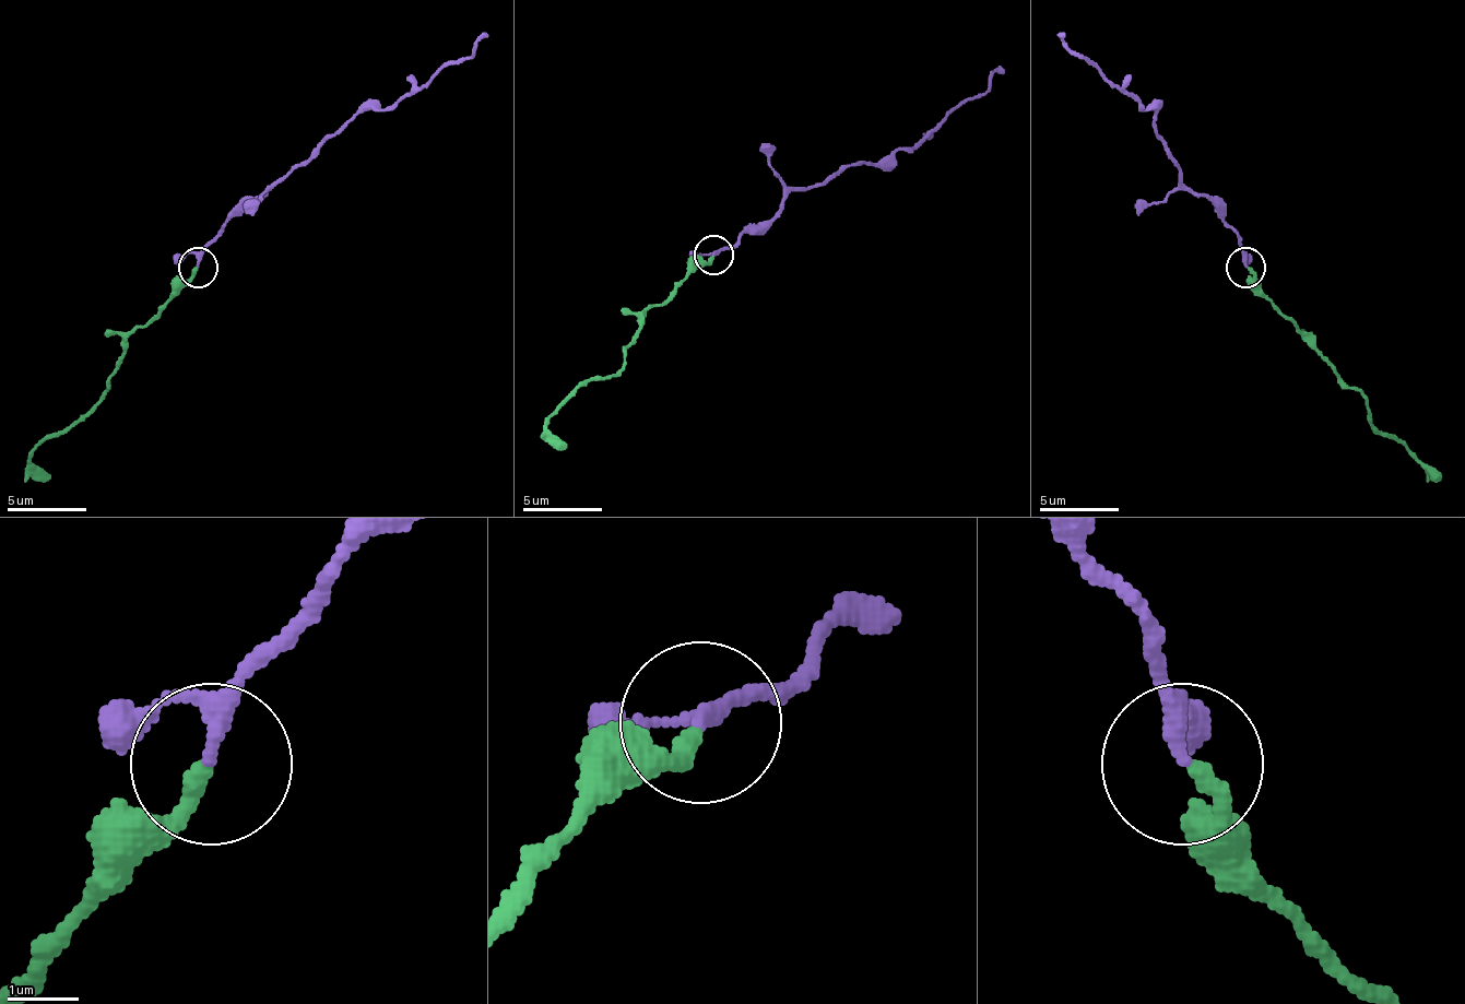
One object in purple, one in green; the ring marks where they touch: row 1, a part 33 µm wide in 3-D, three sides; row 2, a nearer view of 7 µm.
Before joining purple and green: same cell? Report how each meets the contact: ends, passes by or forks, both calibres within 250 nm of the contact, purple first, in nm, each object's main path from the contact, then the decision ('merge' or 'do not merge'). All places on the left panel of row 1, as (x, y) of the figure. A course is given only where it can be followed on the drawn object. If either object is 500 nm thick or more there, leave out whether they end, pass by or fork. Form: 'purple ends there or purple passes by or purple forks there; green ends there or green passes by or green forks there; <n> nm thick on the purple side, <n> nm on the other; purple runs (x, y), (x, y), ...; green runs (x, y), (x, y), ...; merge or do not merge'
purple passes by; green ends there; 190 nm thick on the purple side, 240 nm on the other; purple runs (199, 267), (231, 219), (302, 167), (362, 111), (393, 107), (422, 91), (449, 63), (465, 59), (485, 32); green runs (199, 267), (187, 282), (127, 338), (107, 390), (32, 453), (32, 469), (44, 481); merge

